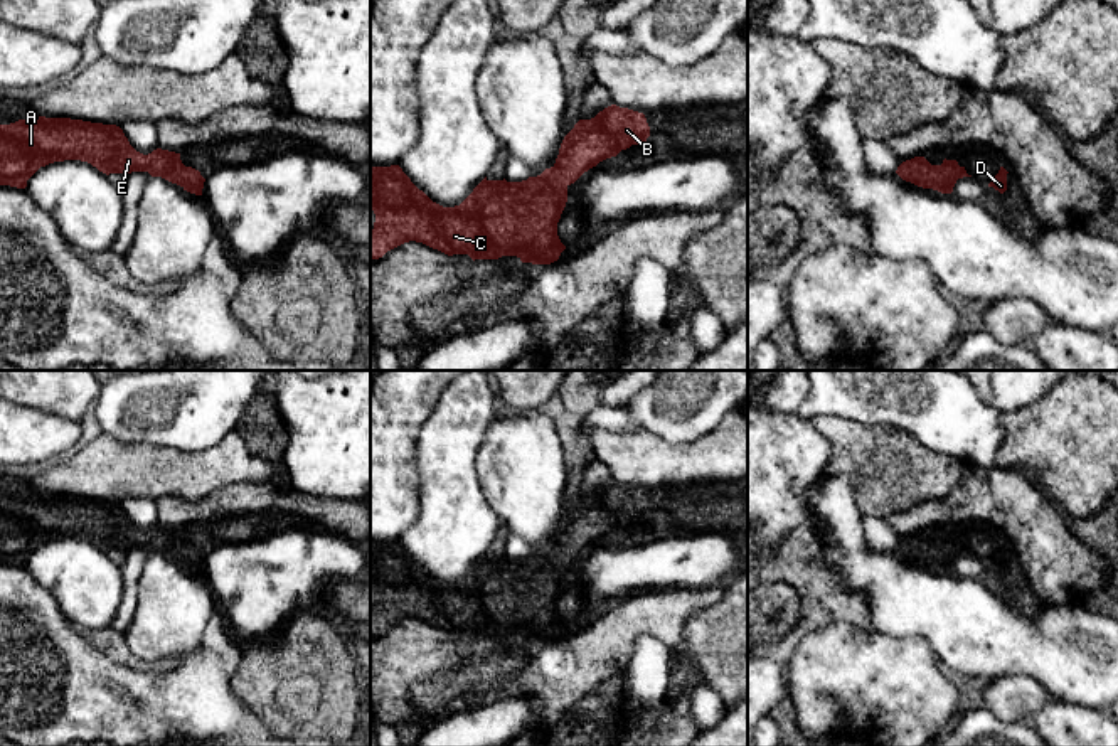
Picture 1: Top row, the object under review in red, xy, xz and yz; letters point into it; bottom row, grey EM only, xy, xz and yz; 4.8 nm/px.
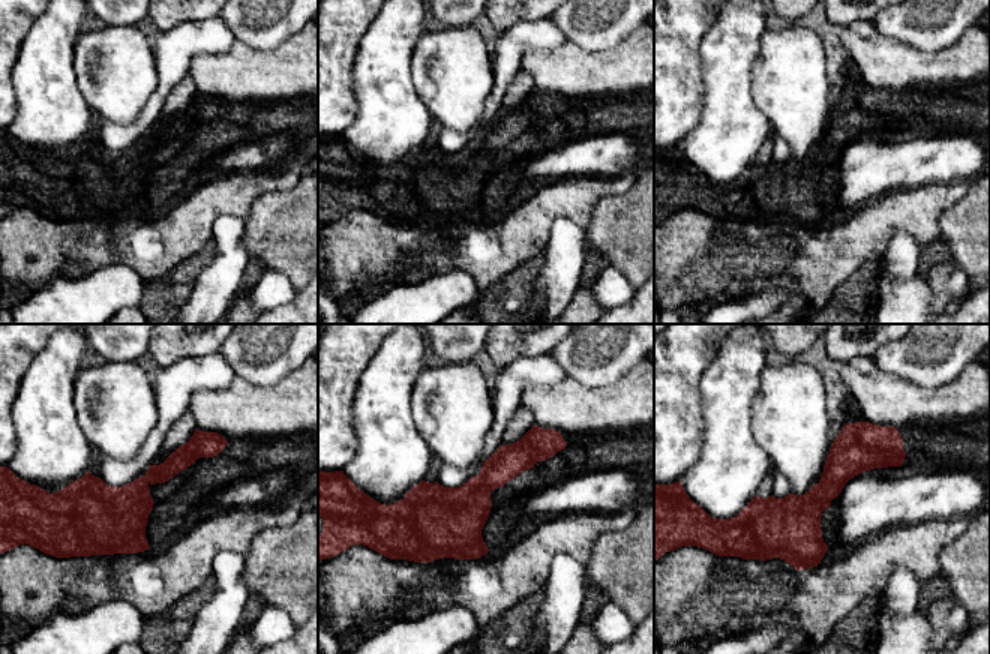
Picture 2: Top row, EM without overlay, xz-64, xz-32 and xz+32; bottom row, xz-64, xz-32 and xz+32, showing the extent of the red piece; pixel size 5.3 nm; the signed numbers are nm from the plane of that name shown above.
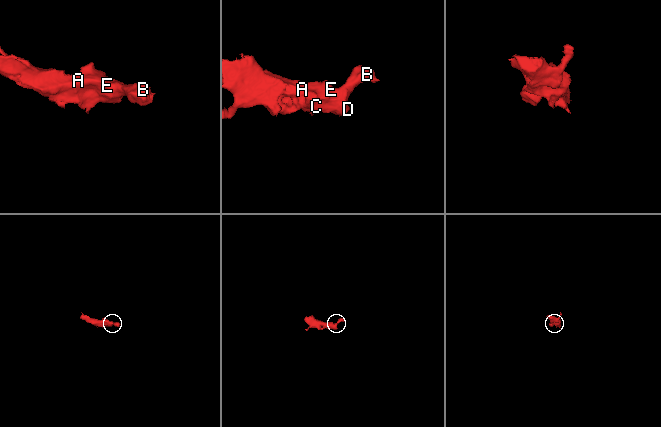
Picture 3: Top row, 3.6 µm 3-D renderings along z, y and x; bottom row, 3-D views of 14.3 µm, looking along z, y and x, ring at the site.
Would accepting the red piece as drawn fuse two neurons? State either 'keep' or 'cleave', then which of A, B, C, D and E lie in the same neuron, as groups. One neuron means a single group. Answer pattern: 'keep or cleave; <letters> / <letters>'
keep; A B C D E

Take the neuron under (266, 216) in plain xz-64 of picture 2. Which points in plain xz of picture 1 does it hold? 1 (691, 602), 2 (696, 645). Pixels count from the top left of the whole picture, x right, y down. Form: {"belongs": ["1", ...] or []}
{"belongs": ["2"]}

